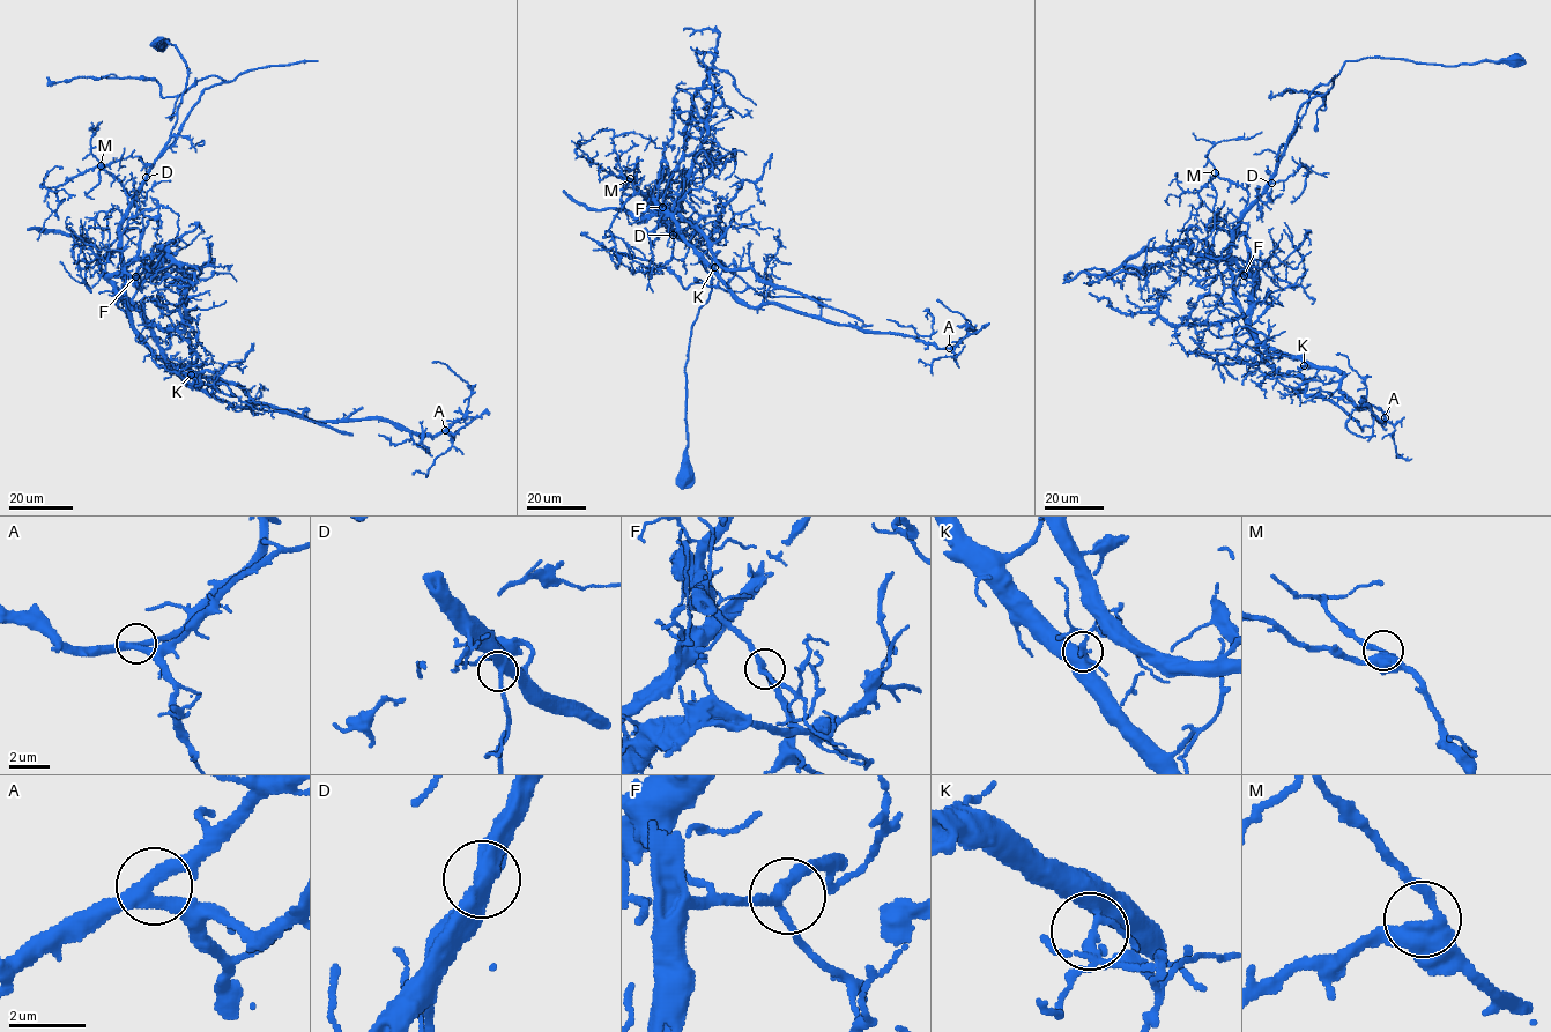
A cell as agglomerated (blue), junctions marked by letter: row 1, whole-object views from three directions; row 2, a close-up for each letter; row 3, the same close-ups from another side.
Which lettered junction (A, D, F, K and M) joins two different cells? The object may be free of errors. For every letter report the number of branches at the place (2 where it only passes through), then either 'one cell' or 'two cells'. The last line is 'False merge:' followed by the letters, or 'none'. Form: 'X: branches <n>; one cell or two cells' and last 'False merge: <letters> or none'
A: branches 3; one cell
D: branches 3; one cell
F: branches 3; one cell
K: branches 3; two cells
M: branches 3; one cell
False merge: K

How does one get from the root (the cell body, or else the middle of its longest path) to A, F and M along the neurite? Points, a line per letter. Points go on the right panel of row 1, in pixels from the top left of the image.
A: (1513, 61), (1347, 61), (1310, 95), (1233, 232), (1234, 303), (1253, 334), (1342, 373), (1340, 390), (1385, 417)
F: (1513, 61), (1347, 61), (1310, 95), (1268, 186), (1233, 232), (1229, 264), (1234, 275), (1244, 275)
M: (1513, 61), (1348, 60), (1311, 93), (1268, 186), (1247, 207), (1247, 192), (1215, 172)

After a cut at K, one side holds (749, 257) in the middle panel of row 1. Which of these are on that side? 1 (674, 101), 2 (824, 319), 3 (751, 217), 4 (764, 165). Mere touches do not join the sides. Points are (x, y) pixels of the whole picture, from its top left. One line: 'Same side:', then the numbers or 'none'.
Same side: 3, 4

